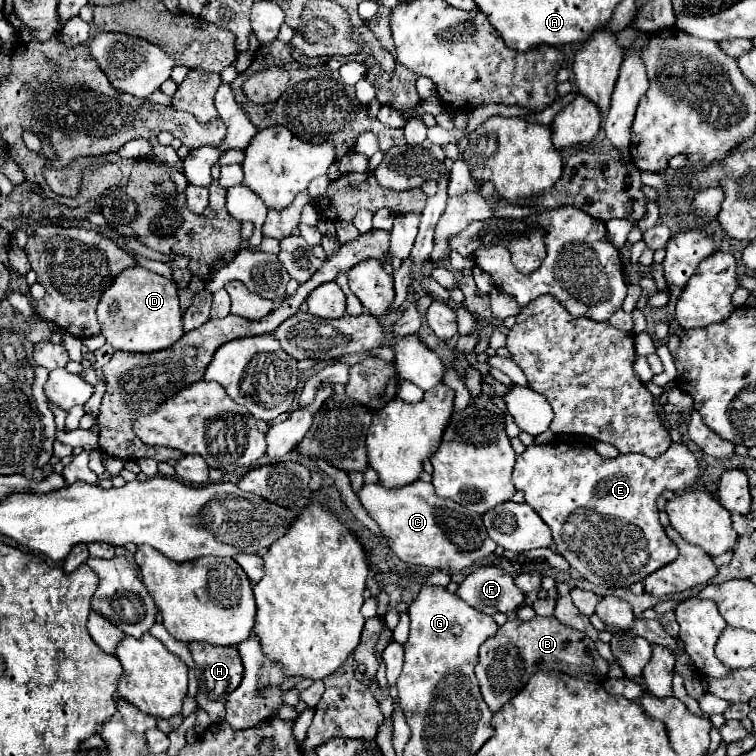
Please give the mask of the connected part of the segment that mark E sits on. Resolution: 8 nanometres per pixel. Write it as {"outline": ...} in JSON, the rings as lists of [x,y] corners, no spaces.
{"outline":[[[682,441],[672,443],[668,451],[656,459],[640,453],[606,459],[598,455],[594,447],[582,443],[548,443],[530,445],[522,455],[516,457],[512,483],[518,491],[524,491],[526,503],[552,529],[556,549],[570,563],[570,567],[580,571],[590,583],[602,587],[630,587],[632,583],[644,581],[646,575],[658,571],[678,557],[676,545],[662,529],[657,499],[666,489],[684,491],[694,487],[698,477],[698,461]]]}

